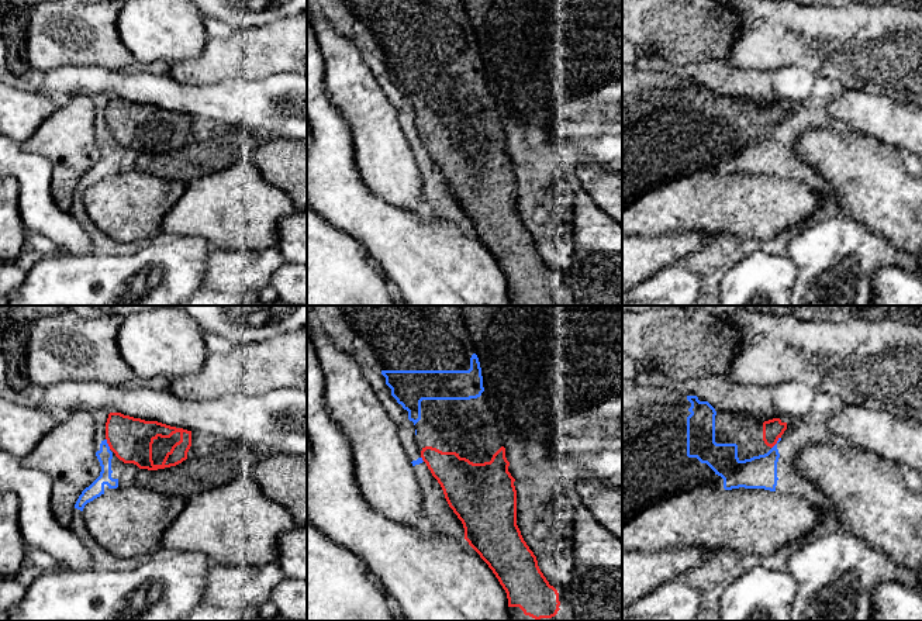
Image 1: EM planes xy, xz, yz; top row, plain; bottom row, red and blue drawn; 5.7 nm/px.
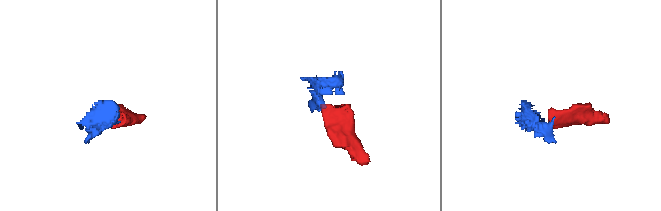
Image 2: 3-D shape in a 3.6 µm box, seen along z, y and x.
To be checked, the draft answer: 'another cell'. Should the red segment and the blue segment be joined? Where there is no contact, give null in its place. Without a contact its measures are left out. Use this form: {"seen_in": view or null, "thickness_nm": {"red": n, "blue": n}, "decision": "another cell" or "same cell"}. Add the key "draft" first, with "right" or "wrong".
{"draft": "wrong", "seen_in": "yz", "thickness_nm": {"red": 120, "blue": 190}, "decision": "same cell"}

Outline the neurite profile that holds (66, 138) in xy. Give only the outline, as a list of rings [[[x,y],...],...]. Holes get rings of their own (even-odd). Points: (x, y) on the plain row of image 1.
[[[89,94],[69,97],[66,106],[58,107],[58,110],[20,145],[25,151],[49,161],[52,165],[52,199],[59,210],[69,213],[79,180],[100,161],[101,156],[100,146],[96,141],[94,104],[91,97]]]

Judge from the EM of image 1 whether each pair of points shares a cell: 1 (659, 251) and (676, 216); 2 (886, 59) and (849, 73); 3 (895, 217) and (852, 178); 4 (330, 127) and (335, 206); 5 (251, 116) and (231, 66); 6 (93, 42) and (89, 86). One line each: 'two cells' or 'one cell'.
1: two cells
2: one cell
3: one cell
4: one cell
5: two cells
6: two cells

